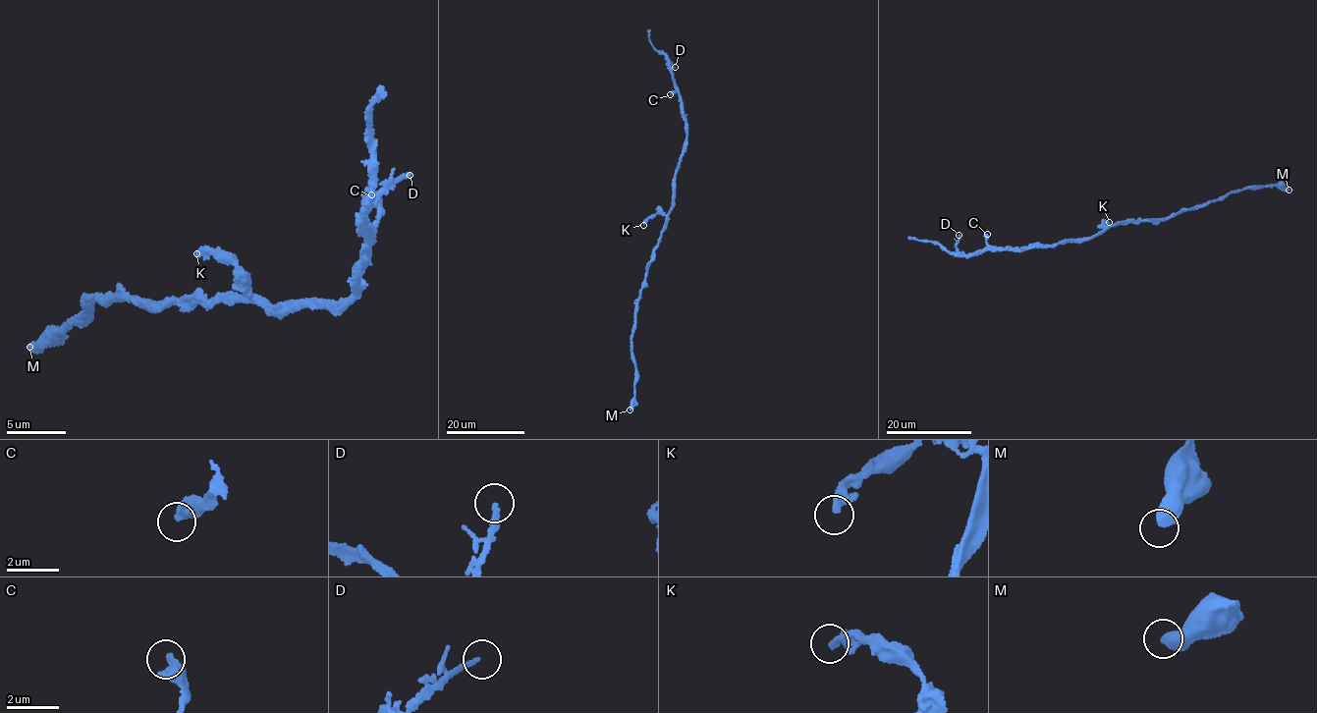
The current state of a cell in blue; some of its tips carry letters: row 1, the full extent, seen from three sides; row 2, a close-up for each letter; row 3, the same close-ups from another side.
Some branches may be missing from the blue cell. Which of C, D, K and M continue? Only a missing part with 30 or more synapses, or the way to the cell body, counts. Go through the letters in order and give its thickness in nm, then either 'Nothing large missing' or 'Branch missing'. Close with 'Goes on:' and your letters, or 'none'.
C: Thickness 360 nm. Nothing large missing
D: Thickness 170 nm. Nothing large missing
K: Thickness 220 nm. Nothing large missing
M: Thickness 500 nm. Nothing large missing
Goes on: none

